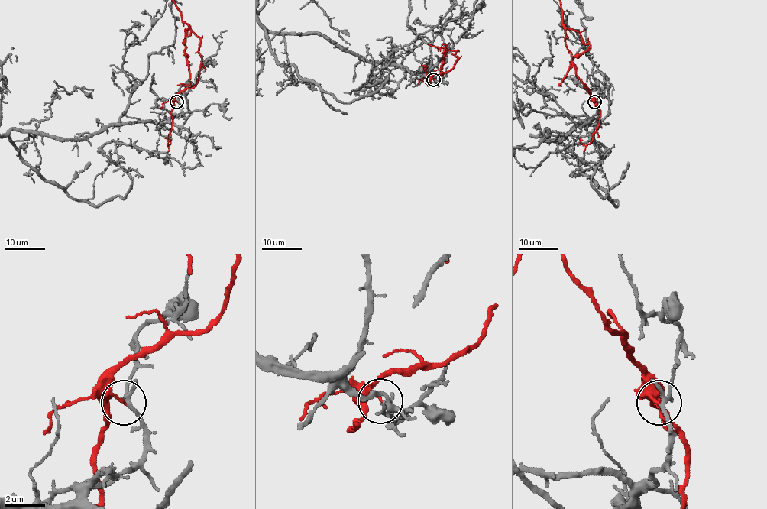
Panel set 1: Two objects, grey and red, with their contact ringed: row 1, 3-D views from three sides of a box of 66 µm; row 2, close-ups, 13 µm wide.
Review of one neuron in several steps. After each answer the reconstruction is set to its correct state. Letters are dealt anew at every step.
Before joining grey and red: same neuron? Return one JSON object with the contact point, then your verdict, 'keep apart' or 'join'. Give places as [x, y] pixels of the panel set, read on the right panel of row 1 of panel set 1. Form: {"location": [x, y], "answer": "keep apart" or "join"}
{"location": [594, 102], "answer": "keep apart"}

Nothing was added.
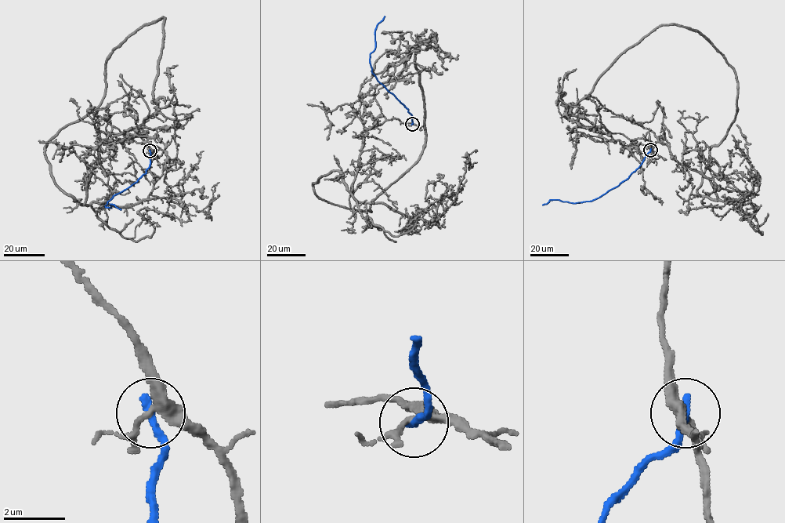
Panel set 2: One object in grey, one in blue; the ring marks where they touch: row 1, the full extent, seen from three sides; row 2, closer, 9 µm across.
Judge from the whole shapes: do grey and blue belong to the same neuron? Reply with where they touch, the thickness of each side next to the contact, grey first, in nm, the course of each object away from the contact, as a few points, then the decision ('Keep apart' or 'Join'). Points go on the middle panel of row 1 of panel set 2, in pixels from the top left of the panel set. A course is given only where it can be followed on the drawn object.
Place: (412, 124). Thickness 280 nm (grey) against 280 nm. Course of grey: (411, 124), (392, 118), (366, 132), (351, 192), (358, 209), (398, 236), (447, 187), (446, 195). Course of blue: (411, 124), (412, 116), (408, 110), (372, 72), (370, 57), (375, 47), (374, 30), (385, 16). Keep apart

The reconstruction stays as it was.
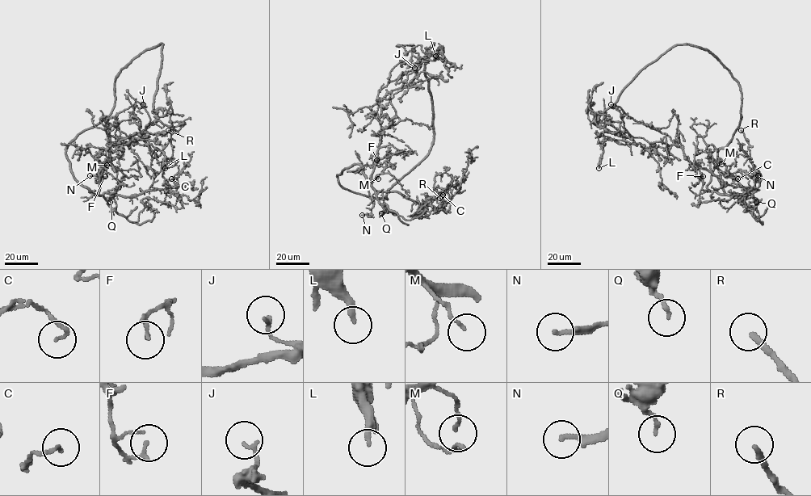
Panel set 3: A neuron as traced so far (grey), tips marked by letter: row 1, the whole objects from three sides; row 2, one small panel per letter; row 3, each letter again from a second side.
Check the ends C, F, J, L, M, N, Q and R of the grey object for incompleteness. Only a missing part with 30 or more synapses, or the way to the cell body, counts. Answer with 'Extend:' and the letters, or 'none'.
Extend: N, R

